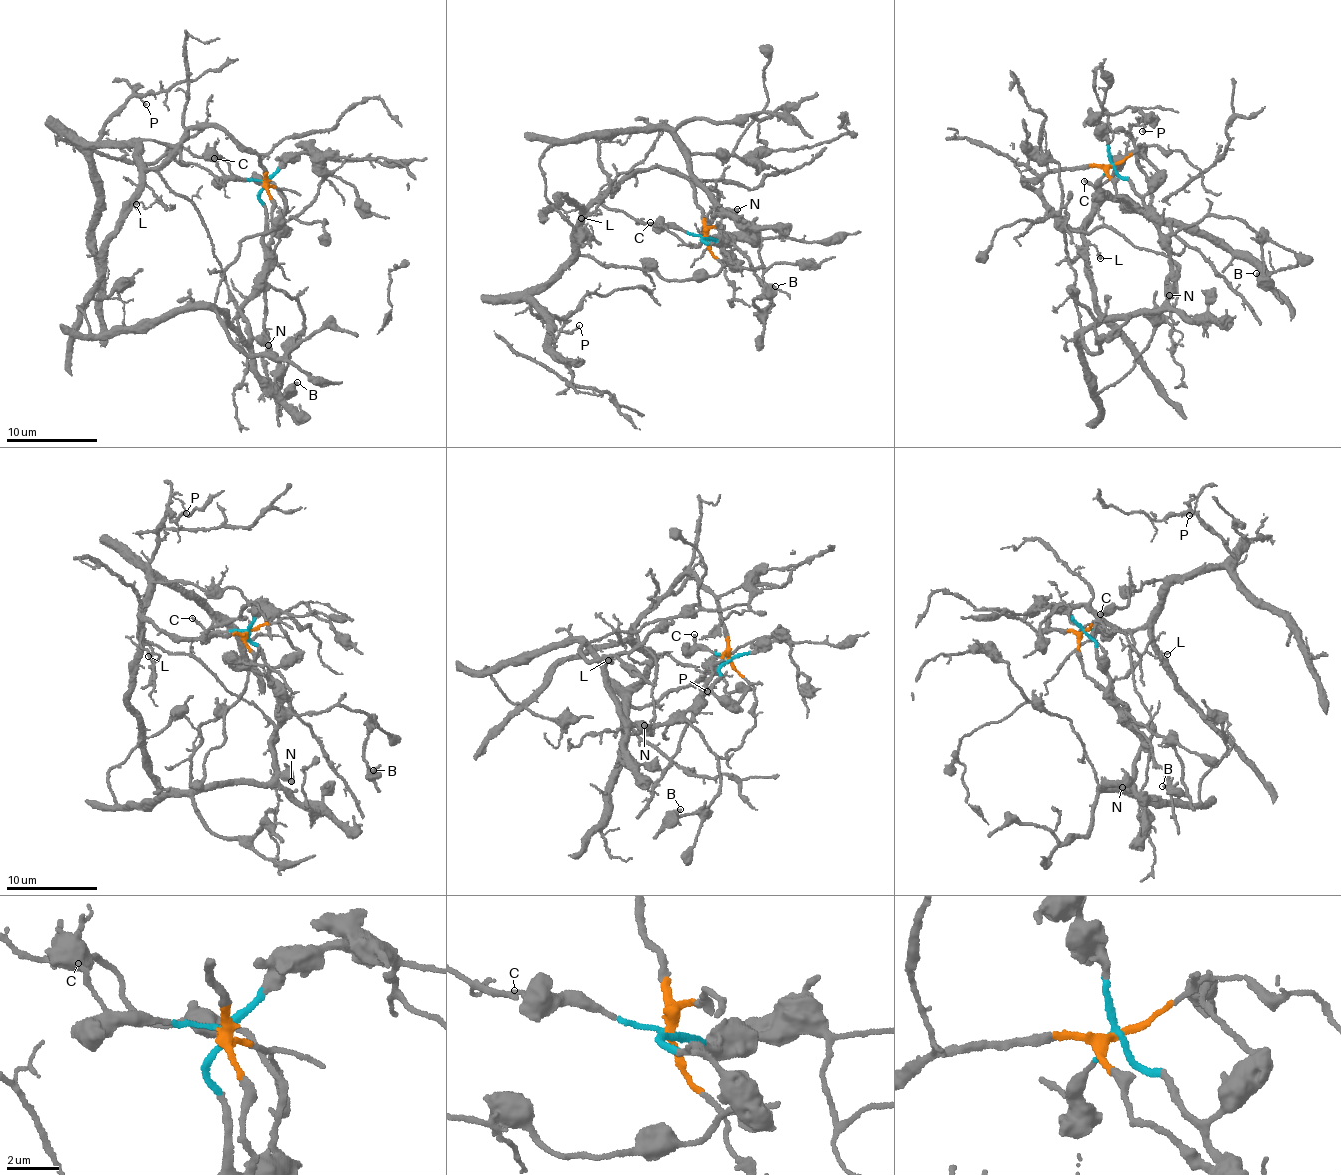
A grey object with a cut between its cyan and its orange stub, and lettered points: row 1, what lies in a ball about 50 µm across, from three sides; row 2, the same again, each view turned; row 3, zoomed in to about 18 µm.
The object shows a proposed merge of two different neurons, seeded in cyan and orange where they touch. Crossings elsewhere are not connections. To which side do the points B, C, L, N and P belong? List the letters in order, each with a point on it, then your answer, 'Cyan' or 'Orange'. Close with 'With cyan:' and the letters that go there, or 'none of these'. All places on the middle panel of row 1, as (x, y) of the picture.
B: Place: (775, 286). Cyan
C: Place: (650, 222). Cyan
L: Place: (581, 218). Orange
N: Place: (737, 209). Cyan
P: Place: (579, 325). Orange
With cyan: B, C, N

